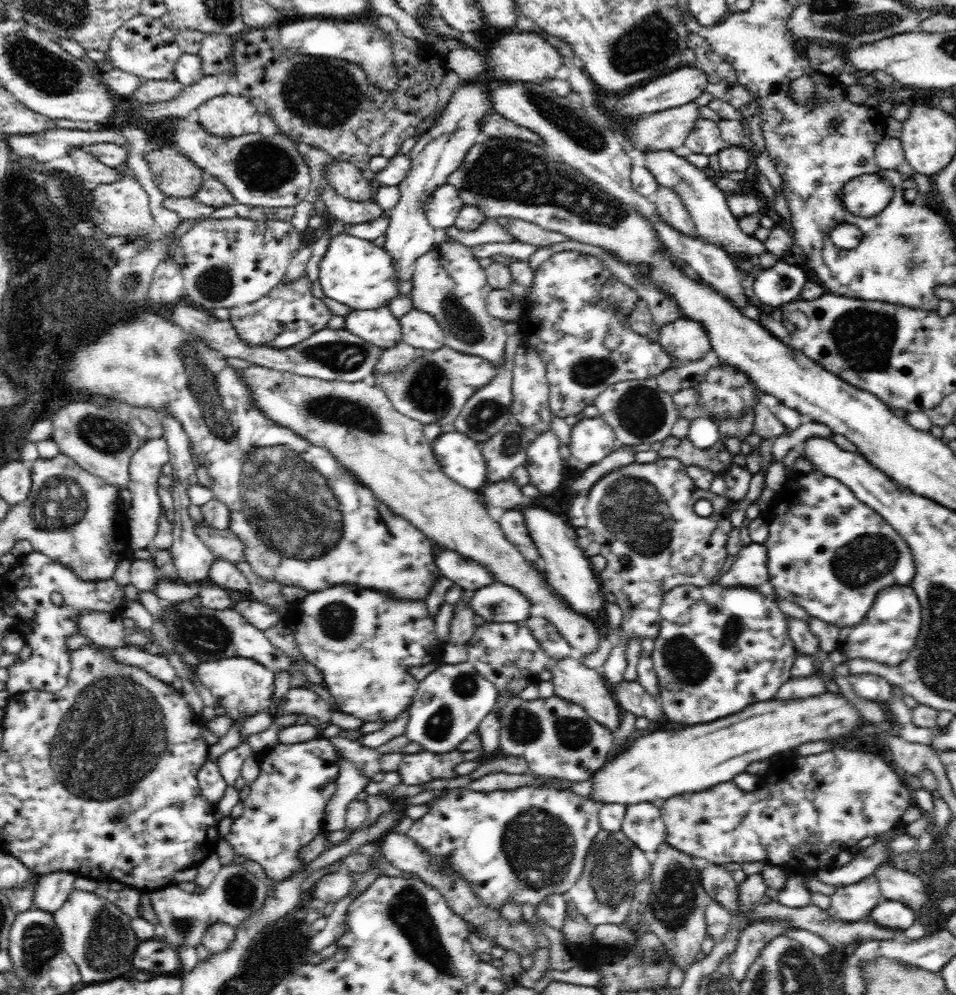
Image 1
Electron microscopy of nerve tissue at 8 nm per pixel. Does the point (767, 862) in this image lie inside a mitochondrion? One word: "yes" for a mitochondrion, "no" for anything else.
no

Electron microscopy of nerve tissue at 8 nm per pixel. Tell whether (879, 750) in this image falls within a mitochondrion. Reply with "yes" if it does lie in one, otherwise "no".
no

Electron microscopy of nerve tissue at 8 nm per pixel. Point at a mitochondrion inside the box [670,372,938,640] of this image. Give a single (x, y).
(868, 559)

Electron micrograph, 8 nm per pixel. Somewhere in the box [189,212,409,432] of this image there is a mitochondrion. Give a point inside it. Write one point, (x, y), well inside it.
(340, 356)

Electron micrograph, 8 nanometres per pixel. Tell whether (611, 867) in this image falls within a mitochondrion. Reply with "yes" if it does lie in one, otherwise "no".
yes

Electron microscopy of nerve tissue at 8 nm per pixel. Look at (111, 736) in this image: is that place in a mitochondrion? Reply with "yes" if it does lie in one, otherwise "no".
yes

